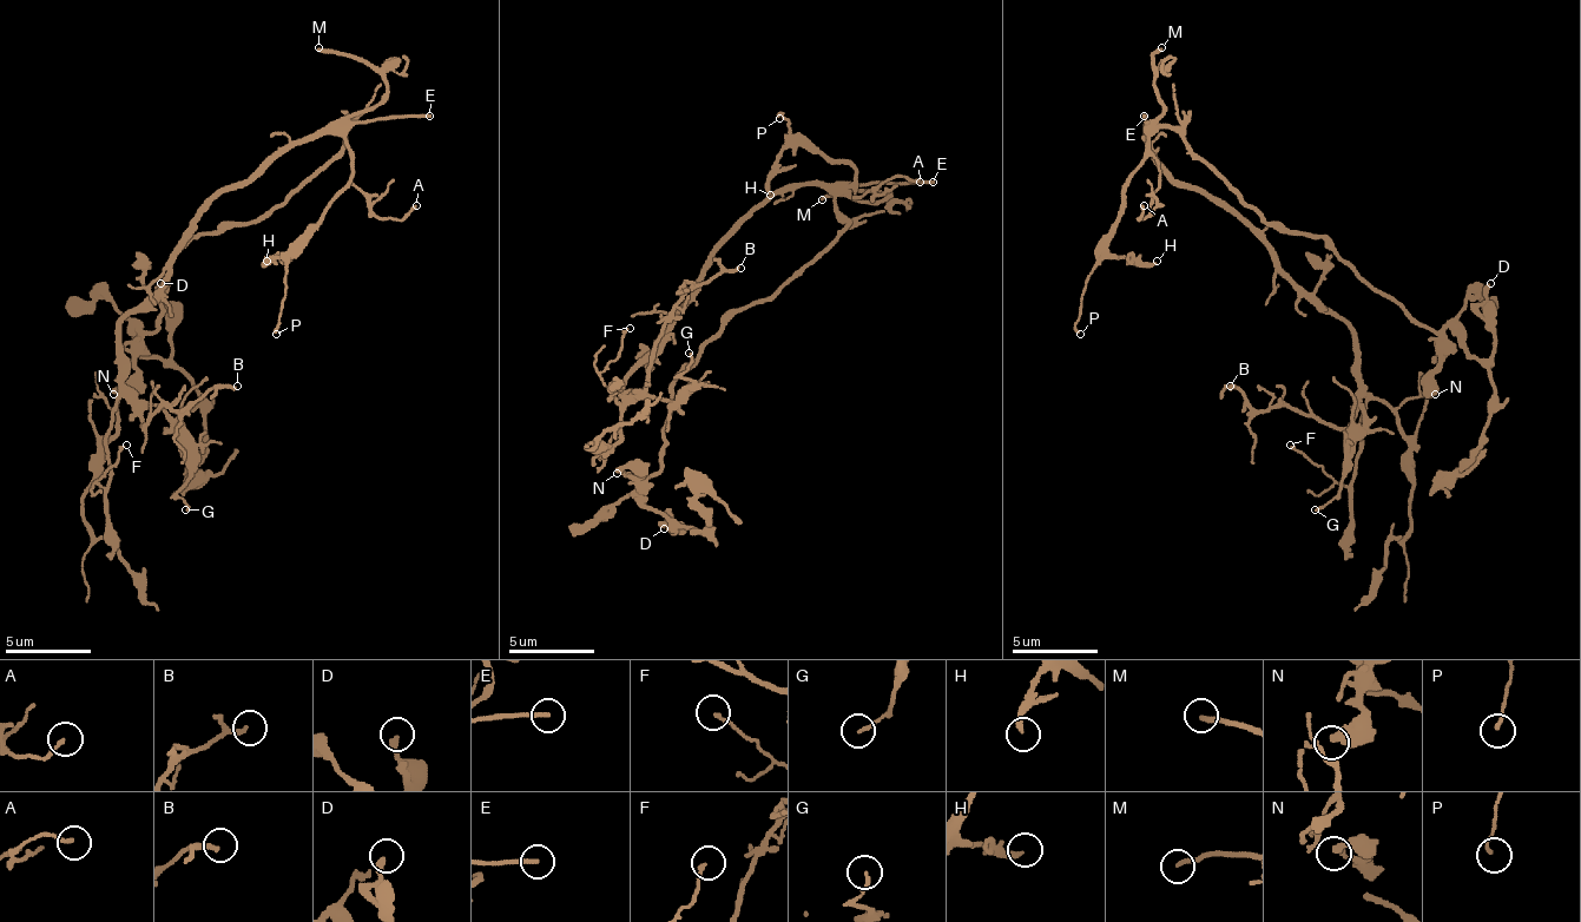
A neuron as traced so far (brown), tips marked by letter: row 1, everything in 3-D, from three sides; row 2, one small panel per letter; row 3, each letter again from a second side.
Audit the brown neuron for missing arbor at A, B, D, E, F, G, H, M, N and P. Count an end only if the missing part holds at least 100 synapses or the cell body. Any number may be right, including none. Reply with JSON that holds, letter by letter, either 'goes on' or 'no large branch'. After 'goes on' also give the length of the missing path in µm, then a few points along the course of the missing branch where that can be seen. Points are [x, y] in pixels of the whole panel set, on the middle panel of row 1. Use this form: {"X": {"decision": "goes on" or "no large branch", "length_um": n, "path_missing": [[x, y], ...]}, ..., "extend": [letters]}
{"A": {"decision": "no large branch"}, "B": {"decision": "no large branch"}, "D": {"decision": "no large branch"}, "E": {"decision": "no large branch"}, "F": {"decision": "no large branch"}, "G": {"decision": "no large branch"}, "H": {"decision": "no large branch"}, "M": {"decision": "goes on", "length_um": 60, "path_missing": [[822, 199], [766, 221], [693, 195], [651, 247], [646, 105], [604, 126], [654, 195], [702, 165]]}, "N": {"decision": "no large branch"}, "P": {"decision": "no large branch"}, "extend": ["M"]}

